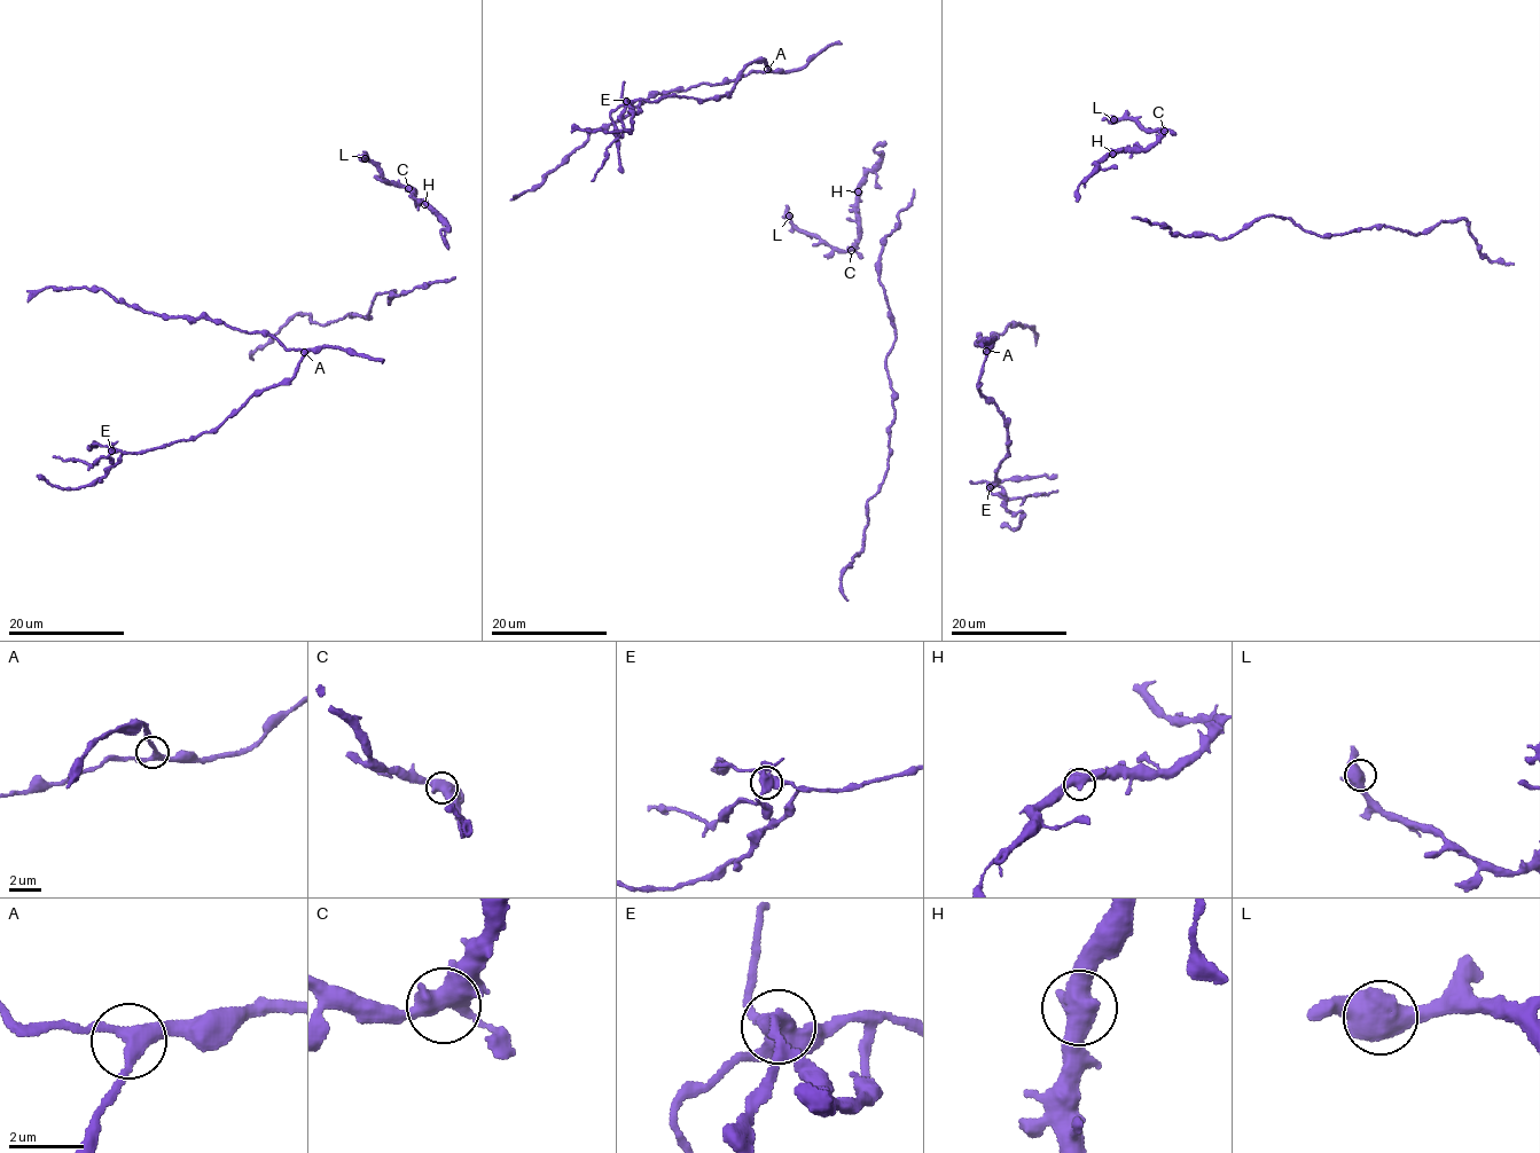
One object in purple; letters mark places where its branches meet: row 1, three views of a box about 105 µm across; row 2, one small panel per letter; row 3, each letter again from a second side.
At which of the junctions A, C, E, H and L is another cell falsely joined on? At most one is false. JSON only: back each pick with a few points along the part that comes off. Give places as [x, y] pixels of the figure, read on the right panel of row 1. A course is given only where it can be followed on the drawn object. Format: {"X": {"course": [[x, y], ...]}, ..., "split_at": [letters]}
{"E": {"course": [[989, 487], [993, 493], [1024, 499], [1031, 494], [1047, 495], [1057, 489]]}, "split_at": ["E"]}

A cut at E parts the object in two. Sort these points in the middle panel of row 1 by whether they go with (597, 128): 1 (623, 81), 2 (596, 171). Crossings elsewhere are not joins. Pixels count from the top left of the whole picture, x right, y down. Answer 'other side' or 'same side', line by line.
1: other side
2: other side

